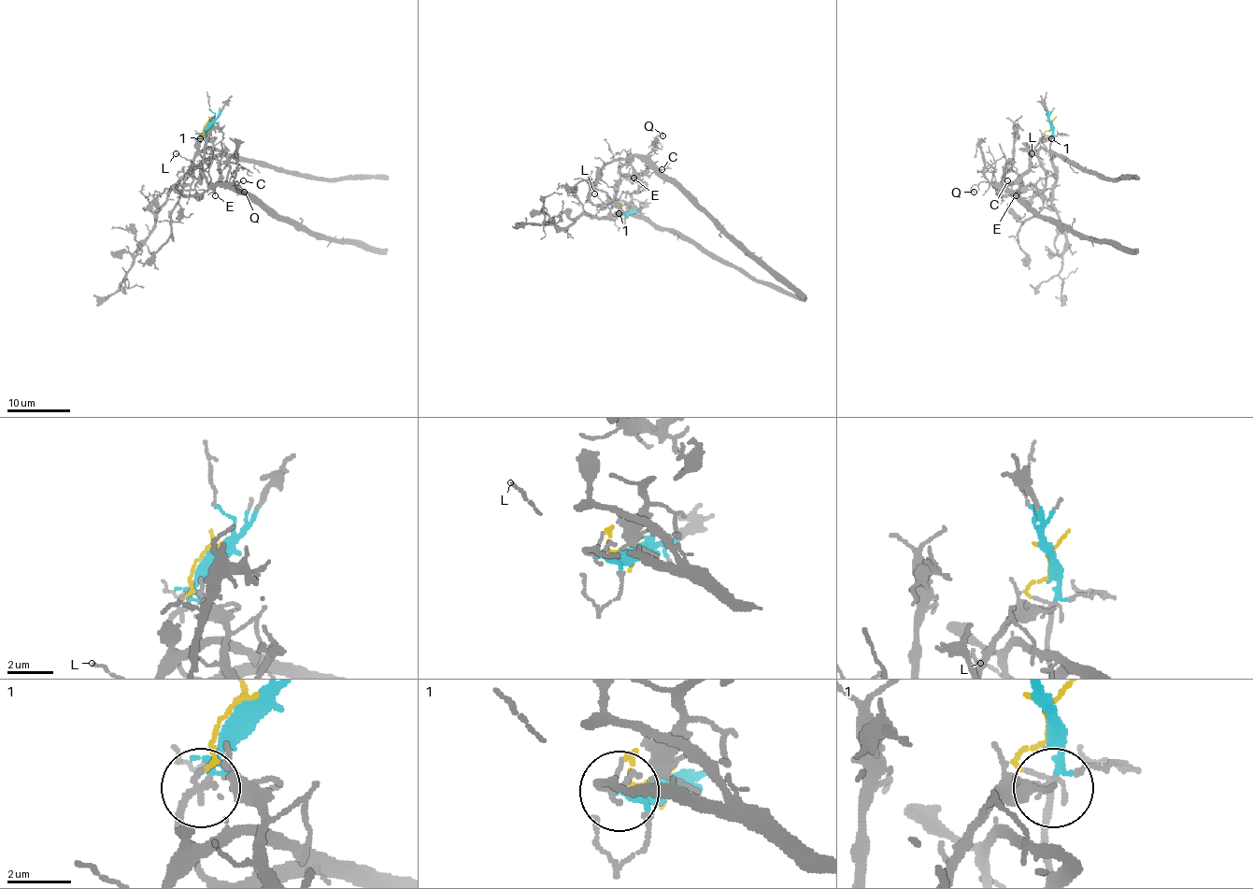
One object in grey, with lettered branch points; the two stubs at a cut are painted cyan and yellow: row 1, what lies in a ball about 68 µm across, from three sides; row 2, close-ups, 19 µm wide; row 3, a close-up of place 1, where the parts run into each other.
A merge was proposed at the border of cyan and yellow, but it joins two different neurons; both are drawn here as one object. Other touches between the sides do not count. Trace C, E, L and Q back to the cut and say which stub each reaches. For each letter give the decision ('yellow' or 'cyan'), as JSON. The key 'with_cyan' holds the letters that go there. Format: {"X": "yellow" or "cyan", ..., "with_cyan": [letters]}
{"C": "yellow", "E": "yellow", "L": "cyan", "Q": "yellow", "with_cyan": ["L"]}

